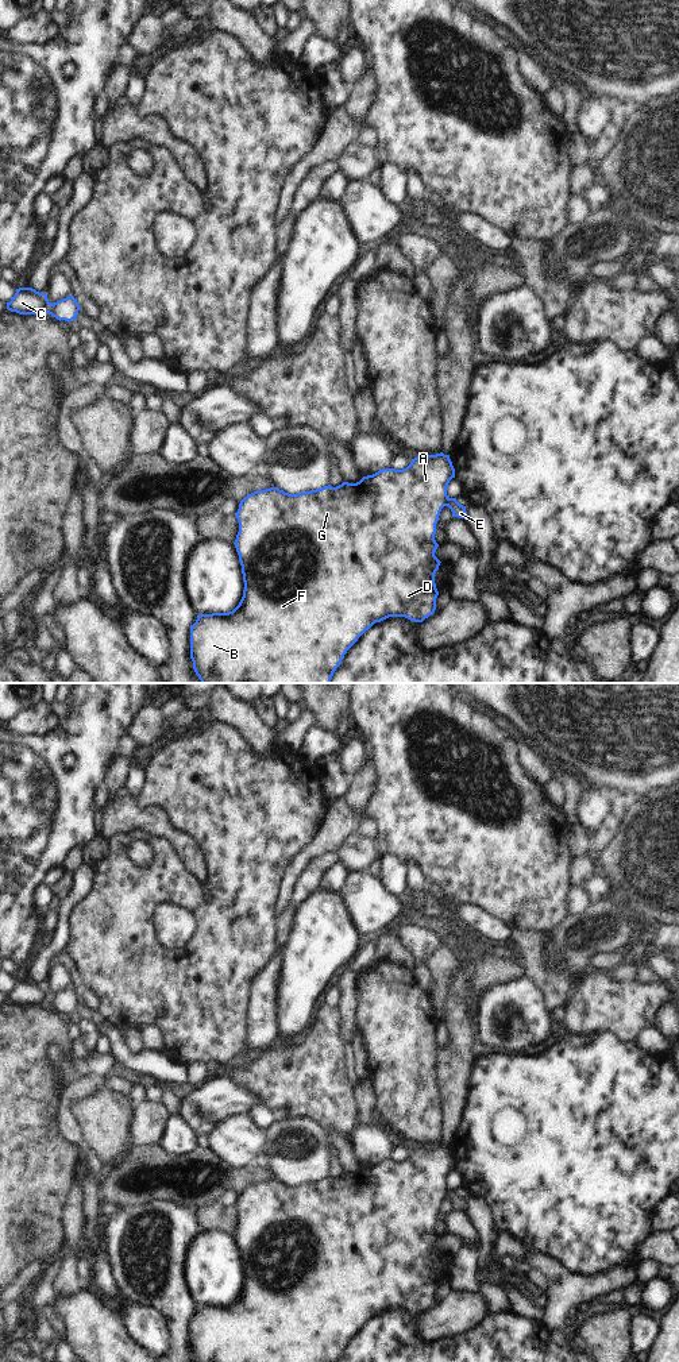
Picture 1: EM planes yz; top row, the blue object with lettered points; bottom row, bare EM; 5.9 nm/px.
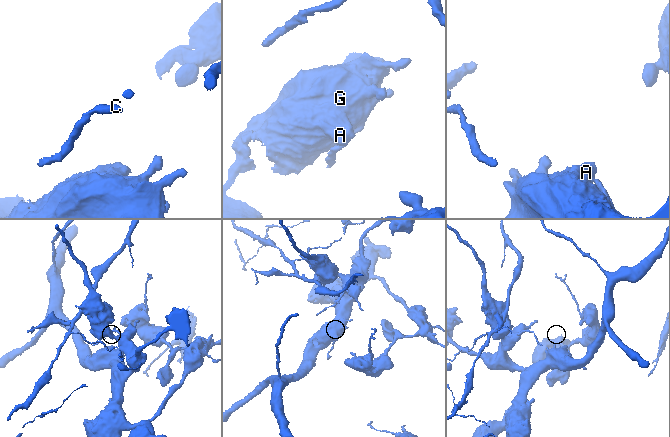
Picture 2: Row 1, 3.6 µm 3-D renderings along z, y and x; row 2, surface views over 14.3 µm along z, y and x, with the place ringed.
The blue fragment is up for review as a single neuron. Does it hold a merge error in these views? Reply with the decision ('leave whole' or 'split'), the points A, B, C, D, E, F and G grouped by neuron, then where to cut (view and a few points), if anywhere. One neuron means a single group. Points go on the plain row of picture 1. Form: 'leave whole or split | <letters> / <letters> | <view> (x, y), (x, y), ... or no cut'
split | A B C D F G / E | yz (450, 1189), (446, 1196)

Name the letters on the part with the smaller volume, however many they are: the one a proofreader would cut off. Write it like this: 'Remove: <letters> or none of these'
Remove: E

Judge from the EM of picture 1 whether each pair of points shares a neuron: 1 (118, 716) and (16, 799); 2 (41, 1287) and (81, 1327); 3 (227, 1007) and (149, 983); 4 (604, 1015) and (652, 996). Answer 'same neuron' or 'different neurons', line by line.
1: same neuron
2: different neurons
3: same neuron
4: same neuron

